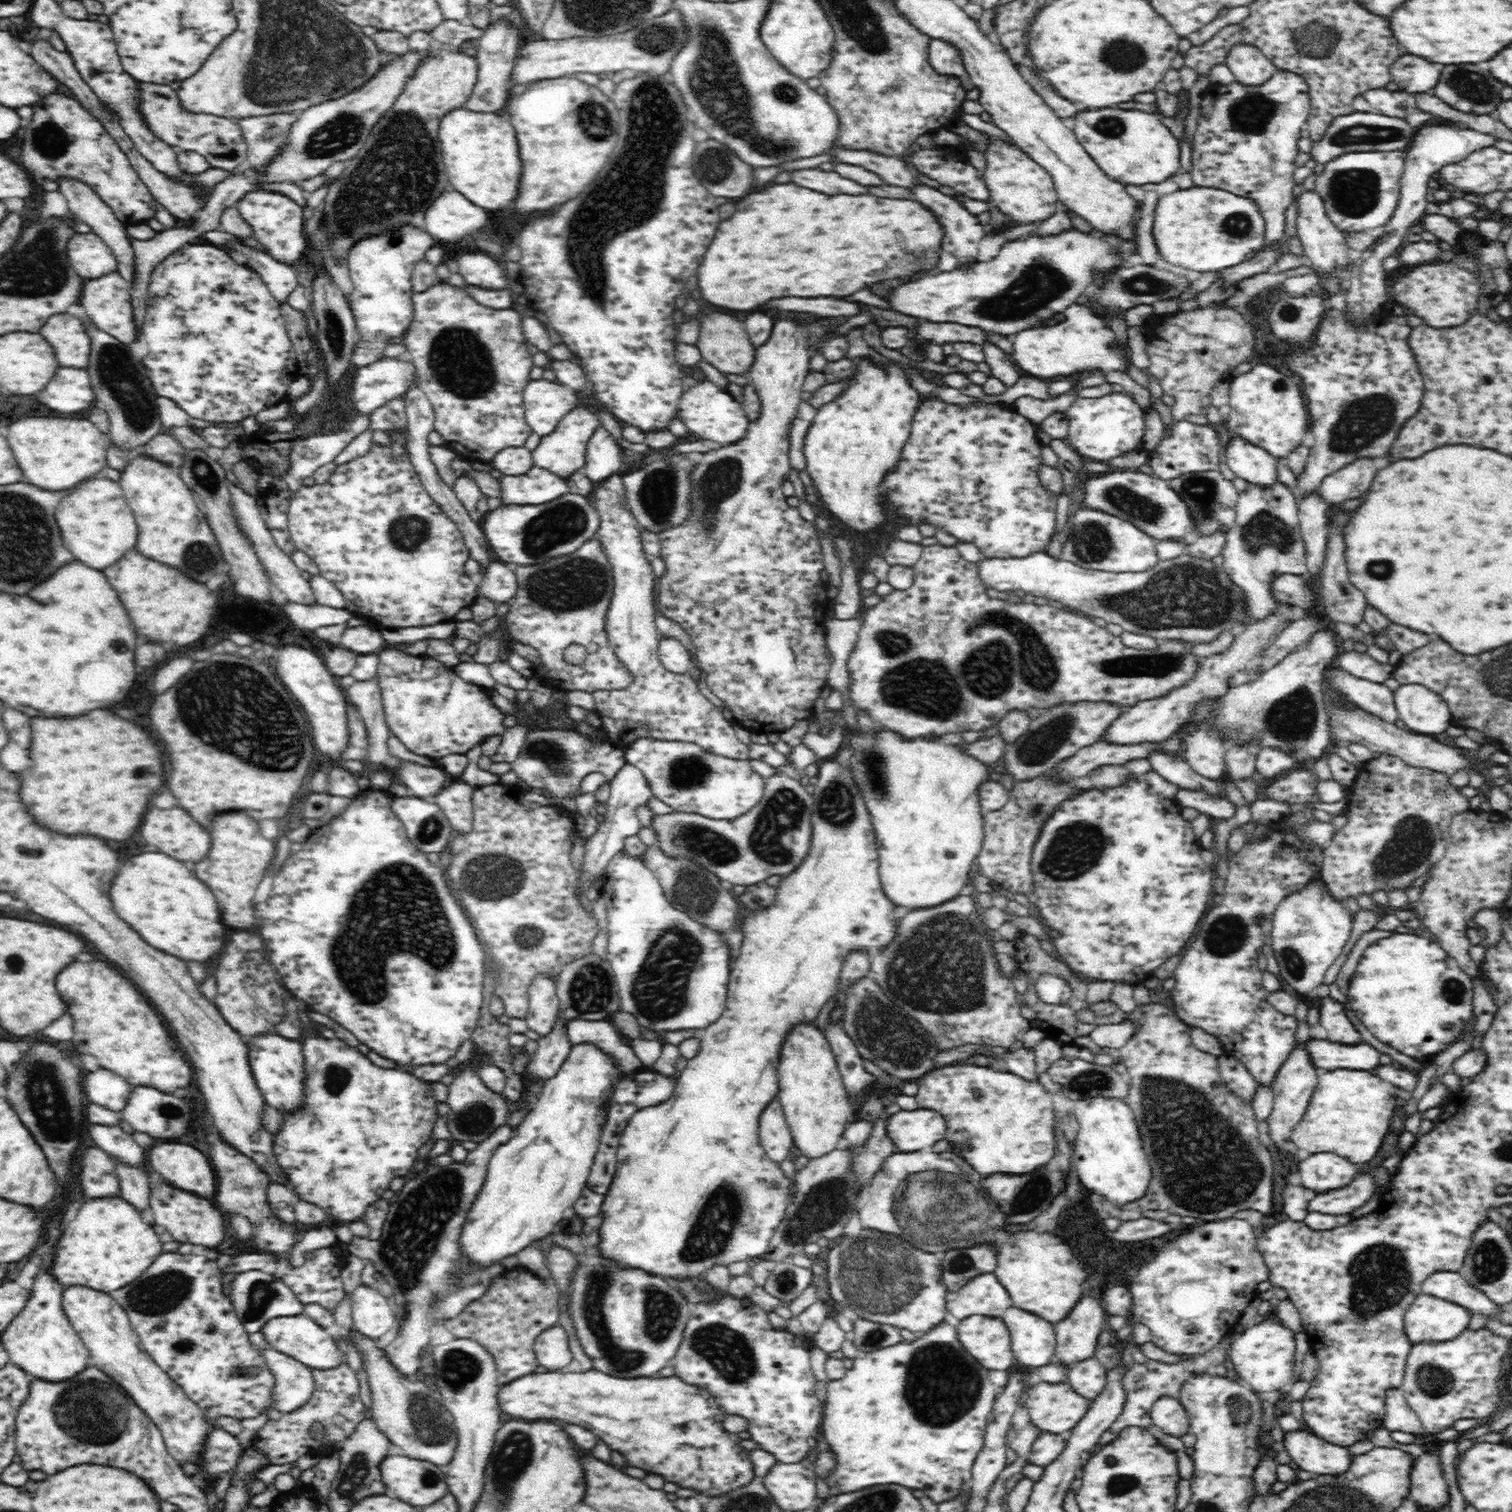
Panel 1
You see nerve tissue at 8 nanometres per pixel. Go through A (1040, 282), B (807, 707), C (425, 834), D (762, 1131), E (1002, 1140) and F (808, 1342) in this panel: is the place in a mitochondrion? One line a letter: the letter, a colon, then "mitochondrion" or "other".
A: mitochondrion
B: other
C: mitochondrion
D: other
E: other
F: other

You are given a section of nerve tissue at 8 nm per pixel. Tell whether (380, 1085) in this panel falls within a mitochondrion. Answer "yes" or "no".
no

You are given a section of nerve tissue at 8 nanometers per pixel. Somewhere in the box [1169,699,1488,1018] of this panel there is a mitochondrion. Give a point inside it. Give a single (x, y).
(1414, 839)

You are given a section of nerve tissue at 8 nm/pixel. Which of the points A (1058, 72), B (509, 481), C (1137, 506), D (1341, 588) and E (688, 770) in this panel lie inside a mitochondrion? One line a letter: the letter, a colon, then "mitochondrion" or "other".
A: other
B: other
C: mitochondrion
D: mitochondrion
E: mitochondrion

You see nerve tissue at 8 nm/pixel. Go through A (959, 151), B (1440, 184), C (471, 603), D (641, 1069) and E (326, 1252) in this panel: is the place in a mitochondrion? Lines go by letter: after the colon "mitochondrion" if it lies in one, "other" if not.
A: other
B: other
C: other
D: other
E: other

